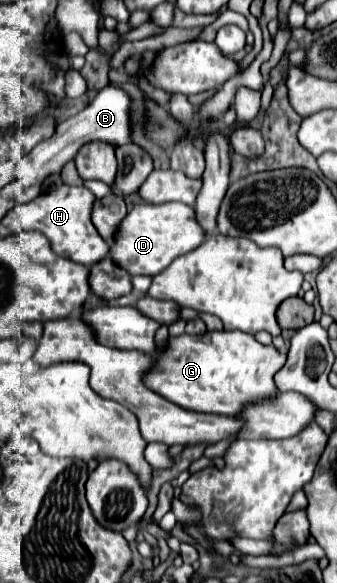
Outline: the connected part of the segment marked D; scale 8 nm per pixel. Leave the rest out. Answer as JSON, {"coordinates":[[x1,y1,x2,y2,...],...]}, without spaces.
{"coordinates":[[180,202,166,204,136,204,128,216,122,220,116,240,110,246,110,254,114,262,126,268,130,274,148,274,156,276,164,272,174,258,196,250,206,240,204,228,196,220,194,206]]}

